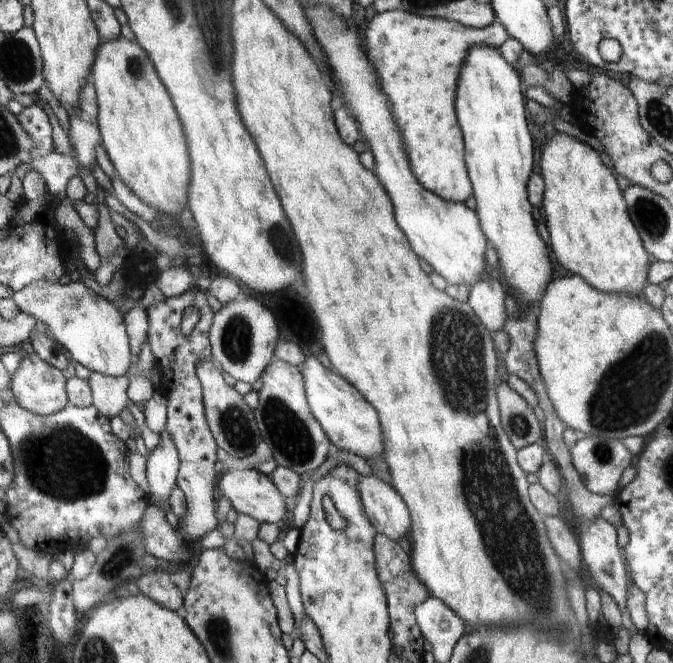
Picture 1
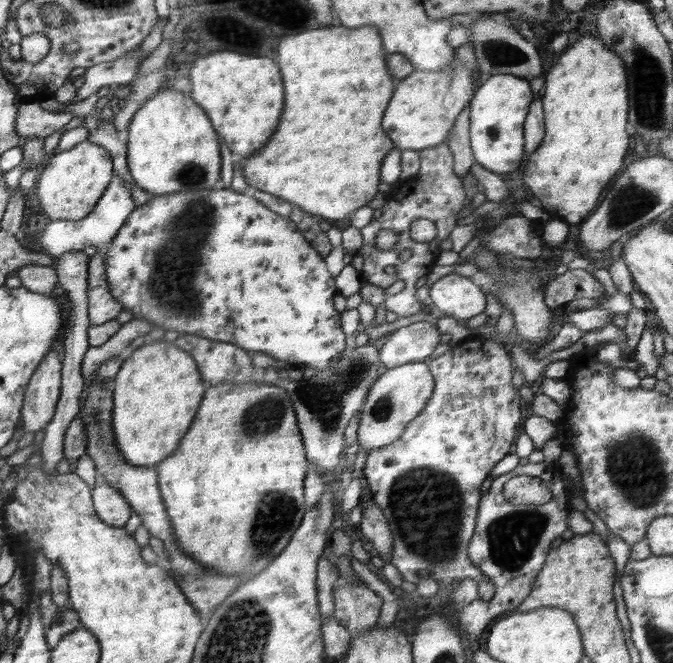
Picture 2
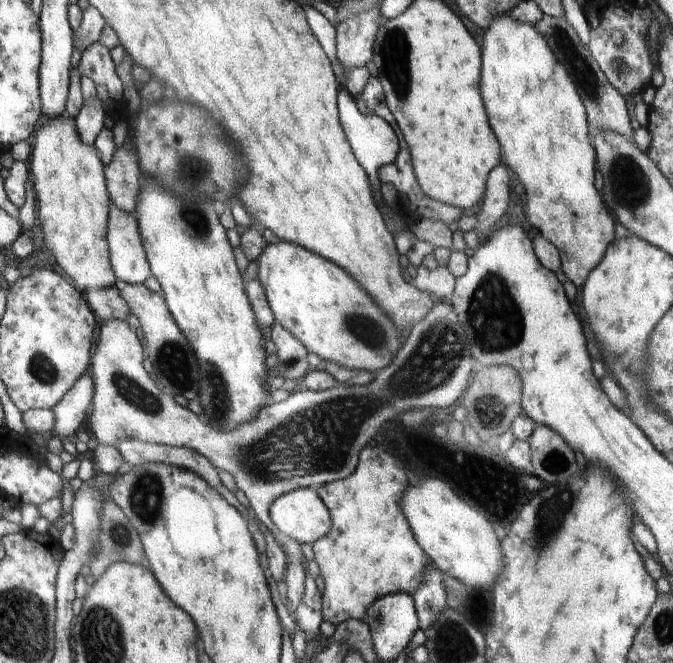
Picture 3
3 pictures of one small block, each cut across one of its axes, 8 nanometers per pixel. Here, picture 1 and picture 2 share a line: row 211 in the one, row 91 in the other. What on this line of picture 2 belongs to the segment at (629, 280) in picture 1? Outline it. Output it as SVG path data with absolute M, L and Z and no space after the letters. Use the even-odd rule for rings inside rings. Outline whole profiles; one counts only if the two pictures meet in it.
M582 36L568 52L560 52L560 60L544 74L543 117L545 120L544 140L536 150L536 156L530 156L524 164L522 180L540 200L550 219L562 219L570 224L581 224L588 212L594 210L600 192L622 168L622 160L628 150L628 78L622 60L604 46L598 36Z

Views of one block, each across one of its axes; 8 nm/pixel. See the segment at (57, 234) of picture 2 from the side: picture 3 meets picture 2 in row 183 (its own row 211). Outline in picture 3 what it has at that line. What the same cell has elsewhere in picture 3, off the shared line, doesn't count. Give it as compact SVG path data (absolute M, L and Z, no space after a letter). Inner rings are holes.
M113 205L108 240L111 245L112 262L119 280L142 284L152 276L142 246L136 214L130 214Z

